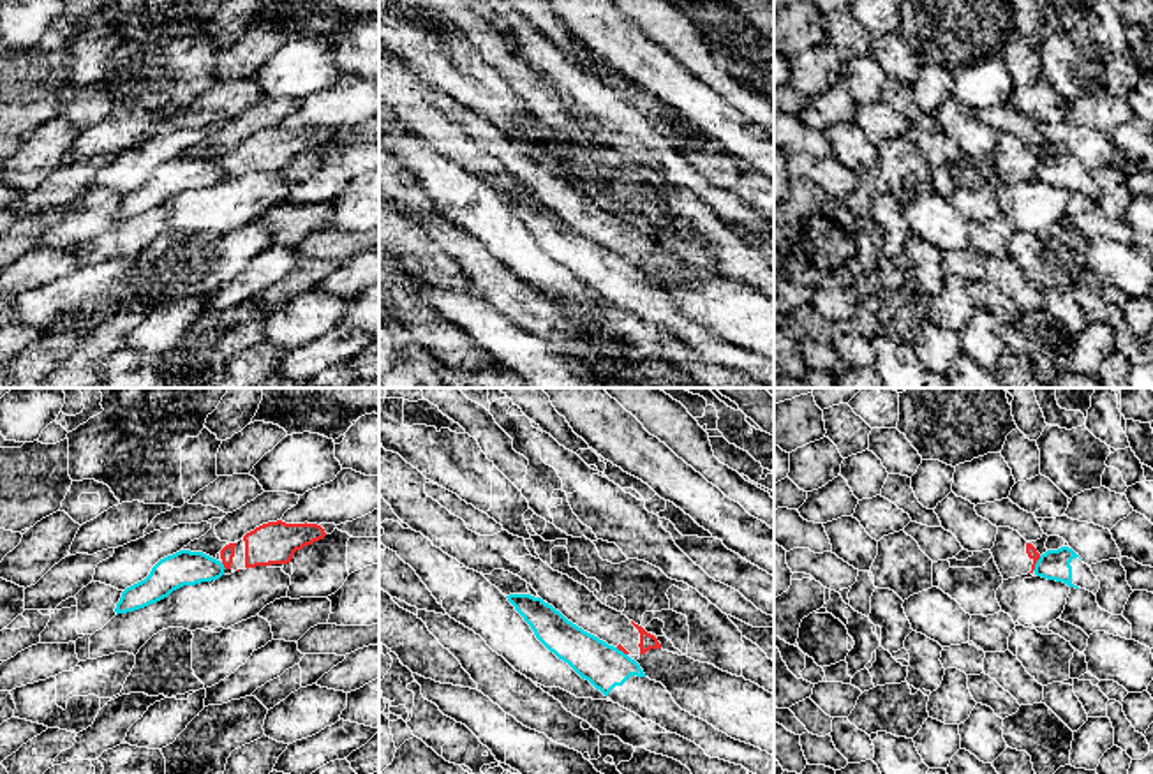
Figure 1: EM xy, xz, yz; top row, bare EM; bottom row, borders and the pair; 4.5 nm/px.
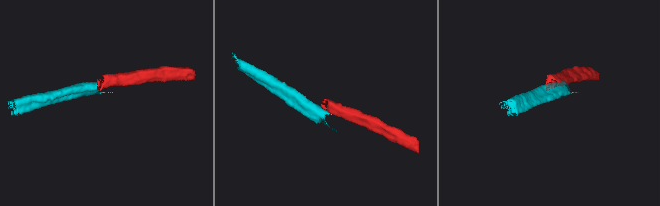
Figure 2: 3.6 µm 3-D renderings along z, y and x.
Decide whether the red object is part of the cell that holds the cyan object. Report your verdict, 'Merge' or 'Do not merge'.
Do not merge

